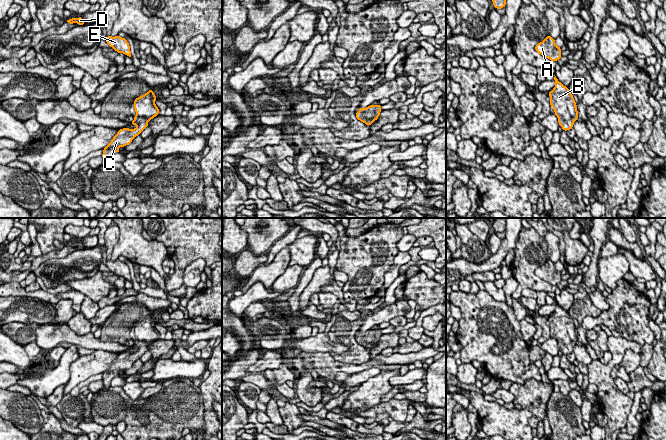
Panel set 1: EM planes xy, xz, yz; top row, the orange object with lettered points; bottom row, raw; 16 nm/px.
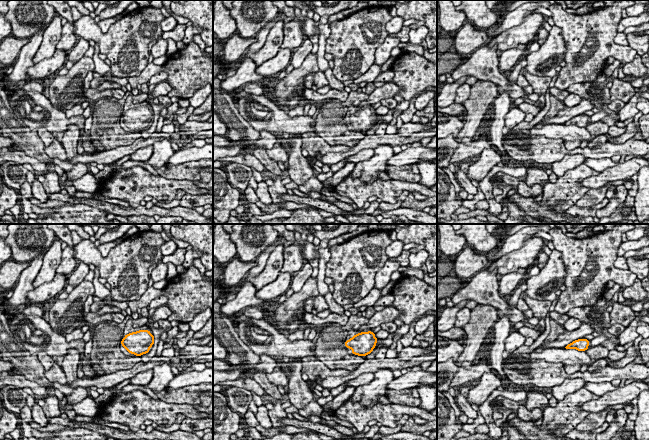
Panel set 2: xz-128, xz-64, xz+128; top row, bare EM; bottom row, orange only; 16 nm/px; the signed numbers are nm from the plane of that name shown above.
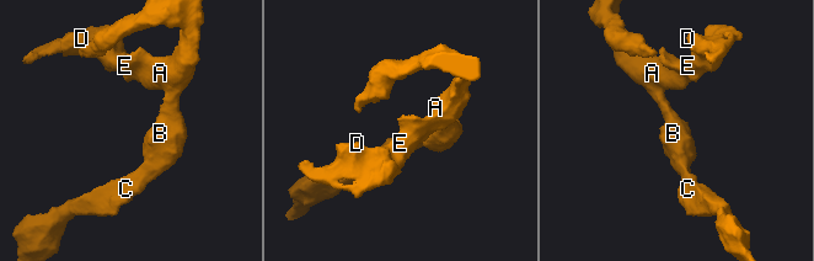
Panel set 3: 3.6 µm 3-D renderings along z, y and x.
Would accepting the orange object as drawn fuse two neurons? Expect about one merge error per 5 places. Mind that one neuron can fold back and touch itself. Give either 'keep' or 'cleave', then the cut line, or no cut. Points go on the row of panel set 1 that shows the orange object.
keep | no cut

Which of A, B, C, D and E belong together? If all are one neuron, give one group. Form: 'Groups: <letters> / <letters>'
Groups: A B C D E

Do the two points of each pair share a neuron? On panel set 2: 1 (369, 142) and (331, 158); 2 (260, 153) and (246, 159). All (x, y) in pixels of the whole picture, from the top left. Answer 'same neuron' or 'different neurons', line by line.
1: same neuron
2: different neurons

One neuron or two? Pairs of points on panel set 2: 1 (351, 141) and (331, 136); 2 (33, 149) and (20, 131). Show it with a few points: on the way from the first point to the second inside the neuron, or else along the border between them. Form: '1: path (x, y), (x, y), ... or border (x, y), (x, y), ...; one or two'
1: path (346, 137), (336, 136); one
2: path (32, 145), (22, 135); one

